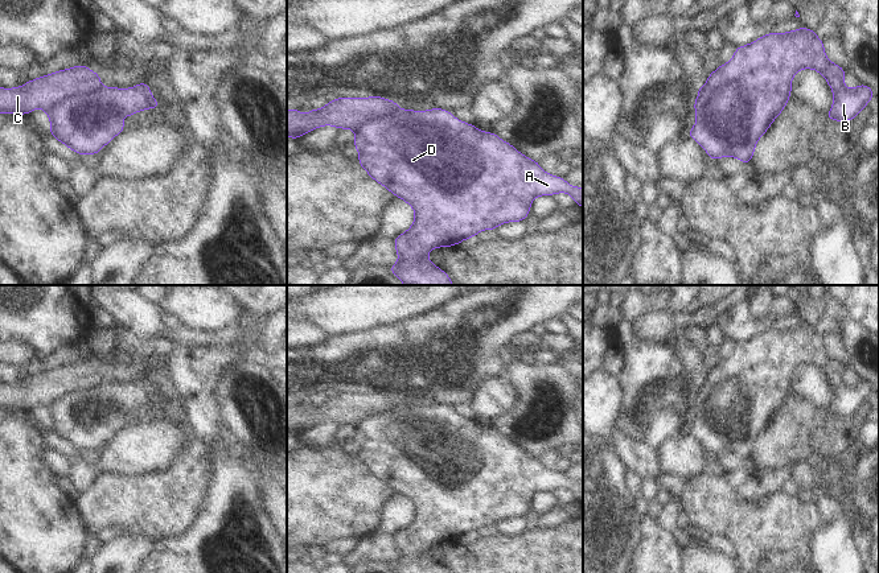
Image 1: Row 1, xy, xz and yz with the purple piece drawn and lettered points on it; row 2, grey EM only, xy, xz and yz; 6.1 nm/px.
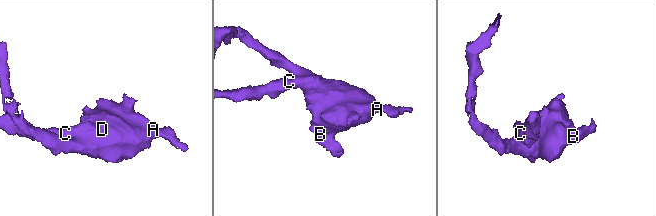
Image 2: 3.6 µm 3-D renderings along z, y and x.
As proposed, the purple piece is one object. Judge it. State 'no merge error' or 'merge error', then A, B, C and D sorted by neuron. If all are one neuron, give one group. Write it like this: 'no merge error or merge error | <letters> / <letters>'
merge error | A B D / C

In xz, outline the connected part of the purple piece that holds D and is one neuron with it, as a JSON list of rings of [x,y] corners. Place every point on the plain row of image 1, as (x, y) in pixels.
[[[397,403],[393,409],[363,417],[354,428],[357,433],[353,441],[360,448],[357,457],[361,462],[374,477],[415,506],[412,522],[394,535],[399,556],[387,564],[397,573],[449,573],[426,553],[431,545],[457,541],[482,525],[496,525],[506,518],[523,518],[530,510],[533,495],[538,491],[568,489],[575,499],[583,503],[583,483],[571,482],[563,473],[546,469],[538,457],[521,450],[496,429],[478,426],[473,420],[457,416],[443,404],[410,407]]]

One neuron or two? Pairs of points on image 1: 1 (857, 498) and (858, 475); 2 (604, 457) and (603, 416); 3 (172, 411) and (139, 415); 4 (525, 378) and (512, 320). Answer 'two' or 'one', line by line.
1: one
2: two
3: one
4: two

